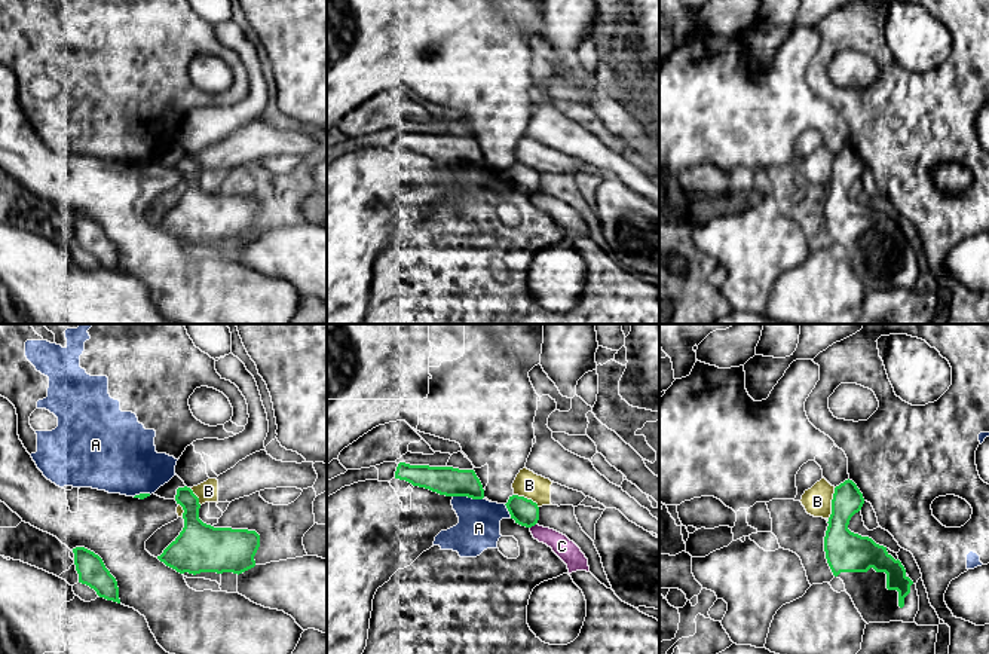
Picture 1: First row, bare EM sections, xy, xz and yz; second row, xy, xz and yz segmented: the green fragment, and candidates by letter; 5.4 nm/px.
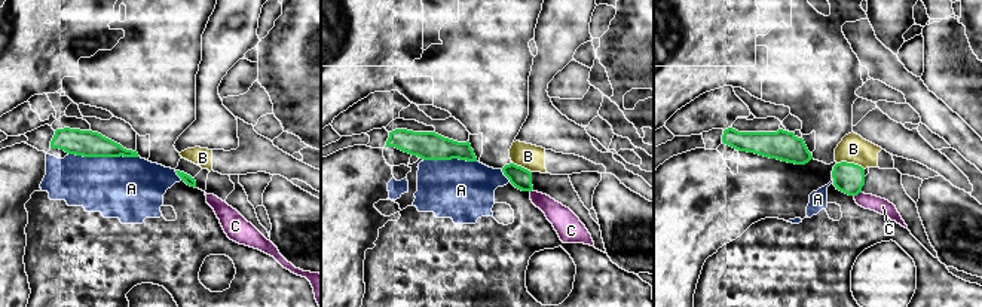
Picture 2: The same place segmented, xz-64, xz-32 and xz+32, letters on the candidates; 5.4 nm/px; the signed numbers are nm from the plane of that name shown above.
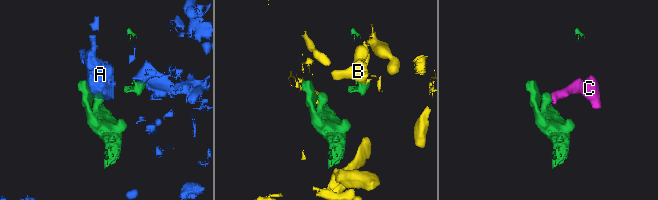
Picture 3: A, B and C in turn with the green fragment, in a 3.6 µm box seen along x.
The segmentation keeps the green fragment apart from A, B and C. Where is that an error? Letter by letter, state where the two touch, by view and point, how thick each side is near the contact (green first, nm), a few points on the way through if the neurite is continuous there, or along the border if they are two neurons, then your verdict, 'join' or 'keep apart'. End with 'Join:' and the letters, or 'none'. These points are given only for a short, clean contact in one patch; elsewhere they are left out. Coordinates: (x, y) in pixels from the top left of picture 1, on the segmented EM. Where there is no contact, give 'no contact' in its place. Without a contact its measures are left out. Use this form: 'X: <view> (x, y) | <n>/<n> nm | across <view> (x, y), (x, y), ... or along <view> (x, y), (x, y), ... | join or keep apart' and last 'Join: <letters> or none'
A: xz (468, 497) | 160/240 nm | keep apart
B: yz (832, 503) | 200/160 nm | along yz (835, 488), (832, 510), (827, 517) | keep apart
C: xz (532, 525) | 150/110 nm | along xz (535, 523), (530, 528) | keep apart
Join: none

